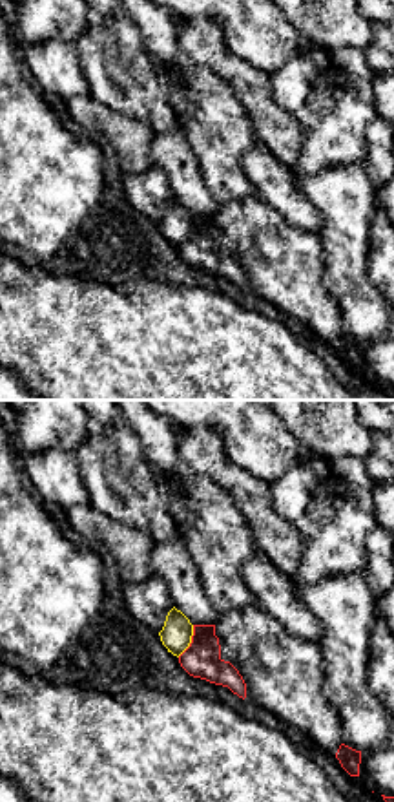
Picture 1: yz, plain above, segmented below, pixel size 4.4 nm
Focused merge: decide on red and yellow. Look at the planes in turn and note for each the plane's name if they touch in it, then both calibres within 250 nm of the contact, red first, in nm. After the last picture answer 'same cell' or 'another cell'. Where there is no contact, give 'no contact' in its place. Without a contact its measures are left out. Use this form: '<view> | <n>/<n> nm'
yz | 160/140 nm

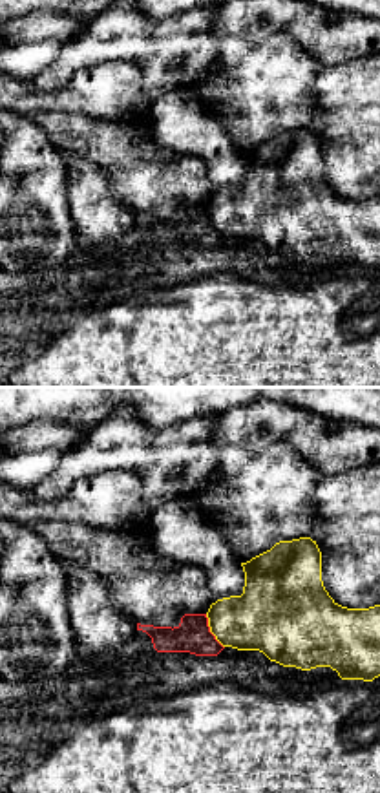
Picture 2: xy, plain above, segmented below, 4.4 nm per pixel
xy | 150/300 nm

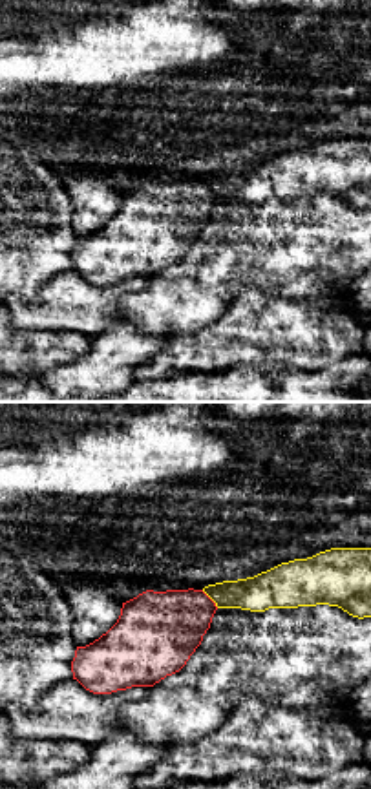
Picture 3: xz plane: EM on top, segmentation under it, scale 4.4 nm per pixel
xz | 340/160 nm

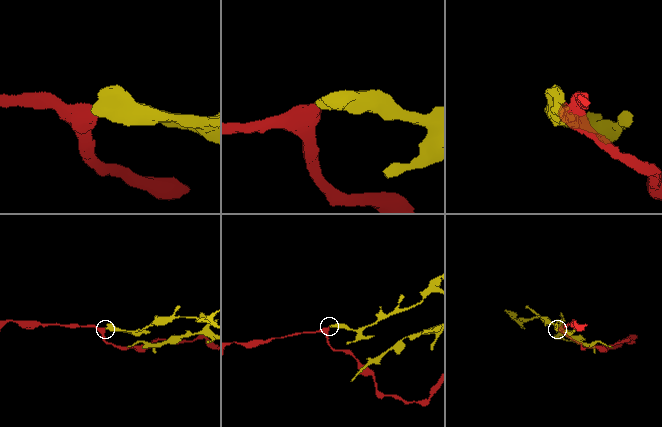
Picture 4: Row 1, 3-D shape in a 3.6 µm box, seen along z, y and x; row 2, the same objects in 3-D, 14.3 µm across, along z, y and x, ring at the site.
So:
another cell

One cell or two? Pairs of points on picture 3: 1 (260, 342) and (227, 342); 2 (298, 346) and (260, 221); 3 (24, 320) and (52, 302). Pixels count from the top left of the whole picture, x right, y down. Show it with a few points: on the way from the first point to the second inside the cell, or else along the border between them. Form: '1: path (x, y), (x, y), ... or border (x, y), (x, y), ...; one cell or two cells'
1: path (253, 342), (234, 342); one cell
2: border (242, 291), (258, 287), (286, 298), (326, 294); two cells
3: path (31, 316), (44, 309); one cell

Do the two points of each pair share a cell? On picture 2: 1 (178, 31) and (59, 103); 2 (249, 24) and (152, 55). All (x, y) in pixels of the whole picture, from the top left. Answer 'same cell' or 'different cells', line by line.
1: different cells
2: different cells

